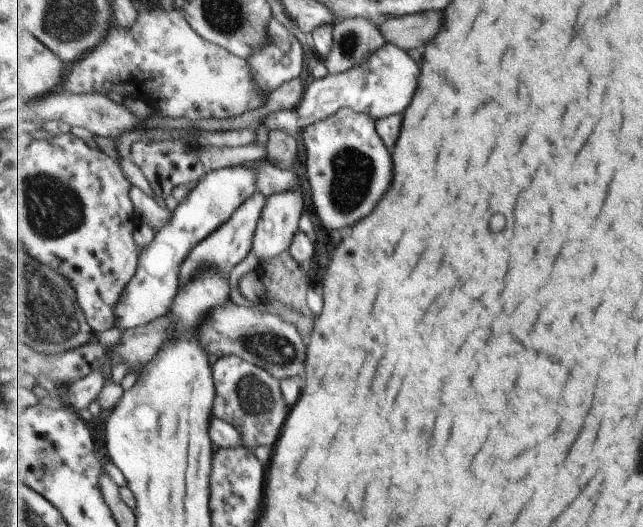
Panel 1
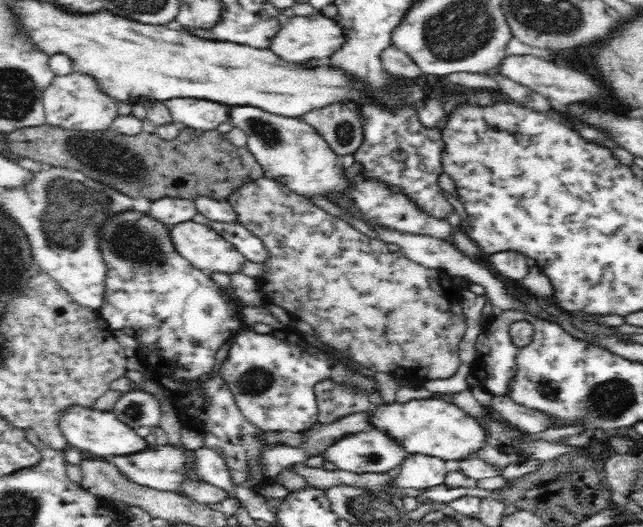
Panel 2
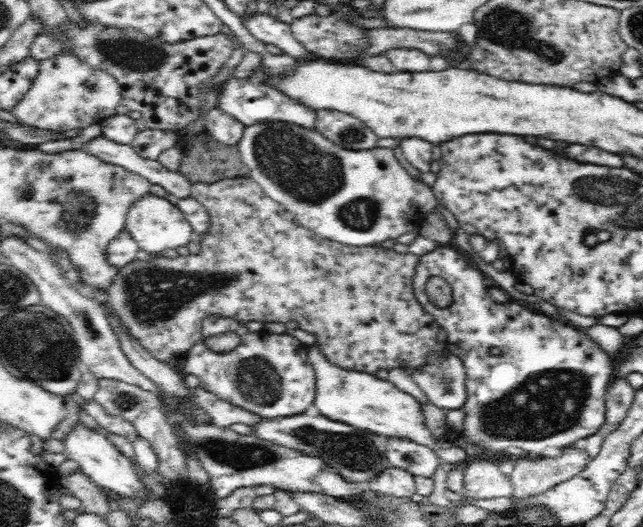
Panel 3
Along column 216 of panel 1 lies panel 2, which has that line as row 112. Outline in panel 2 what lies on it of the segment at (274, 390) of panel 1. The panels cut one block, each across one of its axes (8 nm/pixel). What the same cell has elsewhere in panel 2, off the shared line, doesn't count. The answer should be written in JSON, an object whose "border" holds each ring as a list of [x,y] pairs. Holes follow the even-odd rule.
{"border":[[[364,108],[364,116],[370,118],[364,120],[364,144],[354,152],[355,162],[362,164],[369,178],[400,188],[418,207],[437,217],[448,218],[454,208],[441,194],[438,182],[443,173],[440,162],[443,149],[441,130],[422,128],[414,110],[402,110],[394,116],[376,108]]]}

